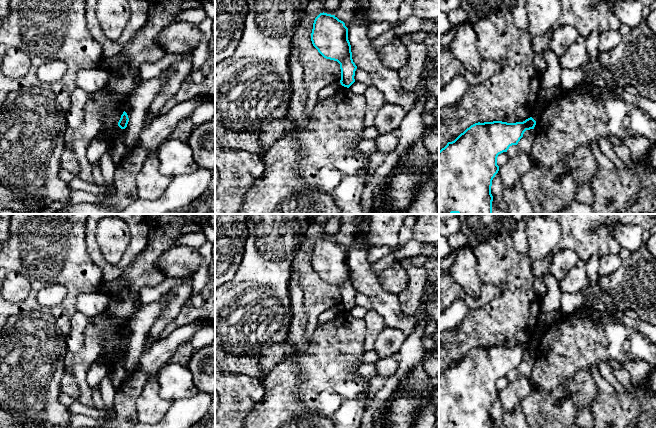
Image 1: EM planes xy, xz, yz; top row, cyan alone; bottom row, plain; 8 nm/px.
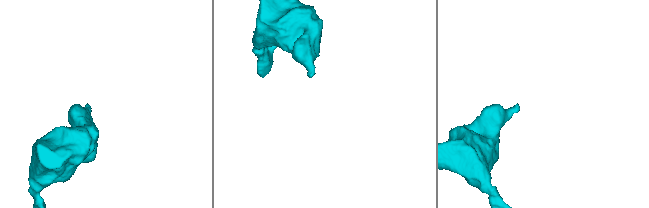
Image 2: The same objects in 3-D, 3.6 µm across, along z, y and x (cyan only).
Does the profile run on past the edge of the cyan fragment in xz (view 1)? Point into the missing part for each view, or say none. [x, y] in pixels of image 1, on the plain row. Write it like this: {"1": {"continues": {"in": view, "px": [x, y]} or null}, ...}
{"1": {"continues": null}}

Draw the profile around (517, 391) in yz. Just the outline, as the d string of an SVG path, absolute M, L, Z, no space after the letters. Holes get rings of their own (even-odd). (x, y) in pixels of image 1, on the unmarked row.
M521 376L518 380L509 382L507 389L499 391L498 395L503 412L513 412L520 407L521 402L531 394L532 390L531 378Z

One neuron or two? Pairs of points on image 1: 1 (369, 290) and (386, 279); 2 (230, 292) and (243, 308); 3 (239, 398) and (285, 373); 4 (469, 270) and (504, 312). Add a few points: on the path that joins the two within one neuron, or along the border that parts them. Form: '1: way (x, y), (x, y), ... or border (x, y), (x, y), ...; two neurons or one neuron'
1: border (374, 273), (378, 283), (384, 290), (396, 294); two neurons
2: way (234, 296), (242, 304); one neuron
3: border (261, 381), (264, 387), (264, 396), (252, 406); two neurons
4: border (476, 261), (476, 270), (483, 284); two neurons

